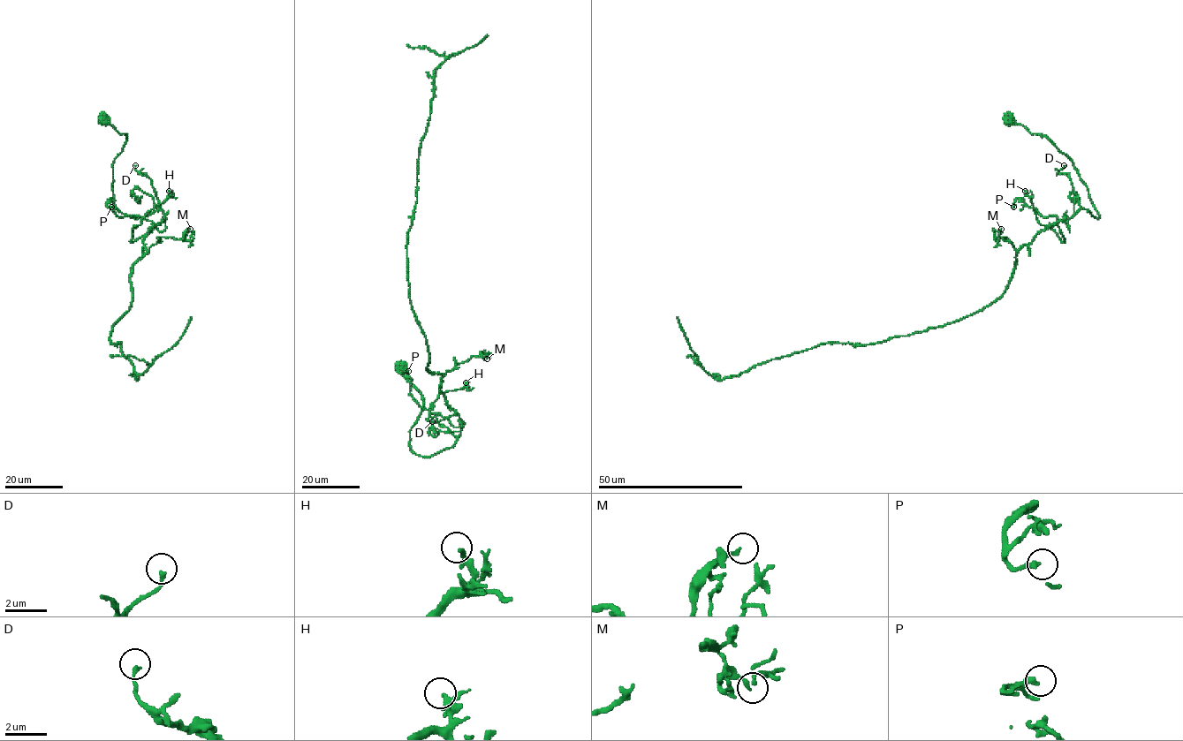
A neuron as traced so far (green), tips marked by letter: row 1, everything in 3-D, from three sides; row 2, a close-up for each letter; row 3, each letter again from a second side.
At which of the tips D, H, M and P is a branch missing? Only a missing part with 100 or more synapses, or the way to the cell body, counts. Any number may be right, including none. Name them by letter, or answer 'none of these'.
none of these

